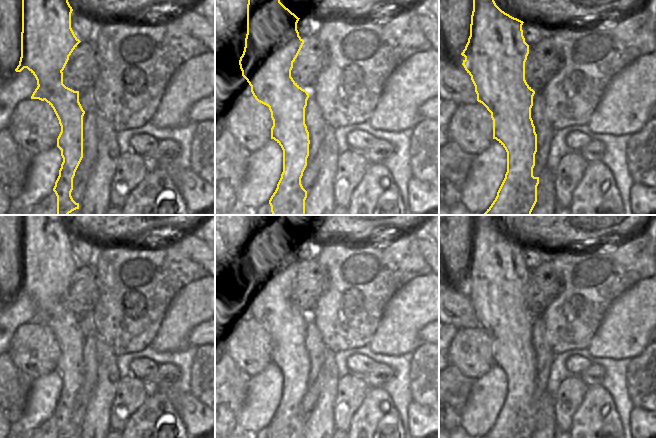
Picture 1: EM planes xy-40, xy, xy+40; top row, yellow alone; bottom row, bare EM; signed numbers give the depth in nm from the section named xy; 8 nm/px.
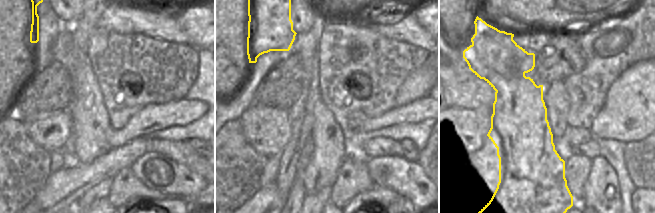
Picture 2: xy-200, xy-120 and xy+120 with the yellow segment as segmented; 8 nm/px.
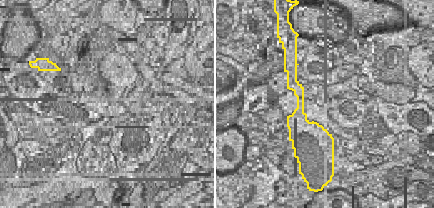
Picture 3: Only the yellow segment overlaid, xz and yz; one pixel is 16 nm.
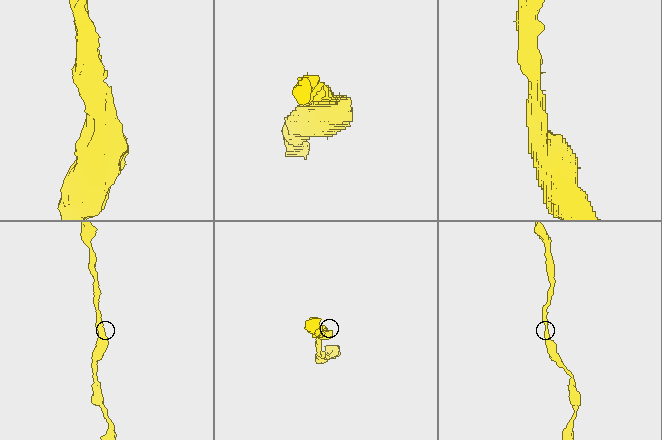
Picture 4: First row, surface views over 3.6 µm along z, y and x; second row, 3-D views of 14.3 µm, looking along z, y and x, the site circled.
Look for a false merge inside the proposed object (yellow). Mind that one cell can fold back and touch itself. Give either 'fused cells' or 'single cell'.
single cell

